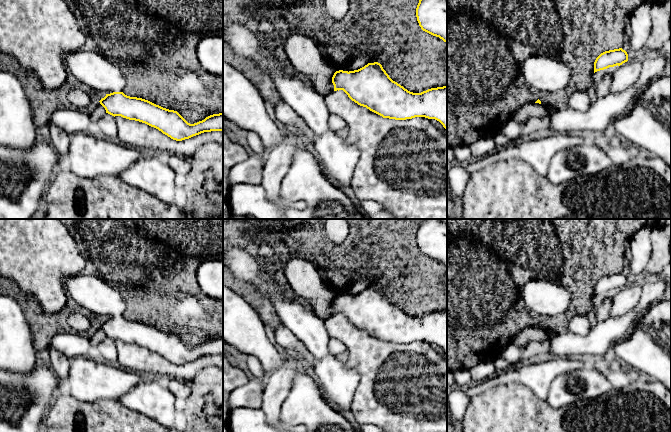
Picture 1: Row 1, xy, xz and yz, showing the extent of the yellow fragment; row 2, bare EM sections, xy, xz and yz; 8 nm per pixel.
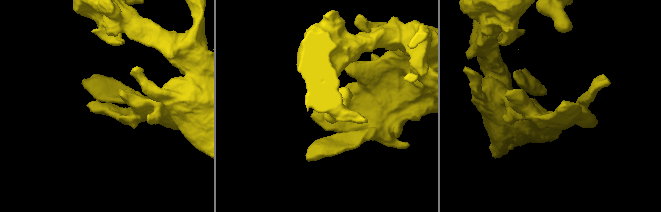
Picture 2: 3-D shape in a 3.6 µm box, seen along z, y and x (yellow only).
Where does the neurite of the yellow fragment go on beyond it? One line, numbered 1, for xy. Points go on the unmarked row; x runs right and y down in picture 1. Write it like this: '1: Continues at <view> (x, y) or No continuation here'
1: No continuation here

